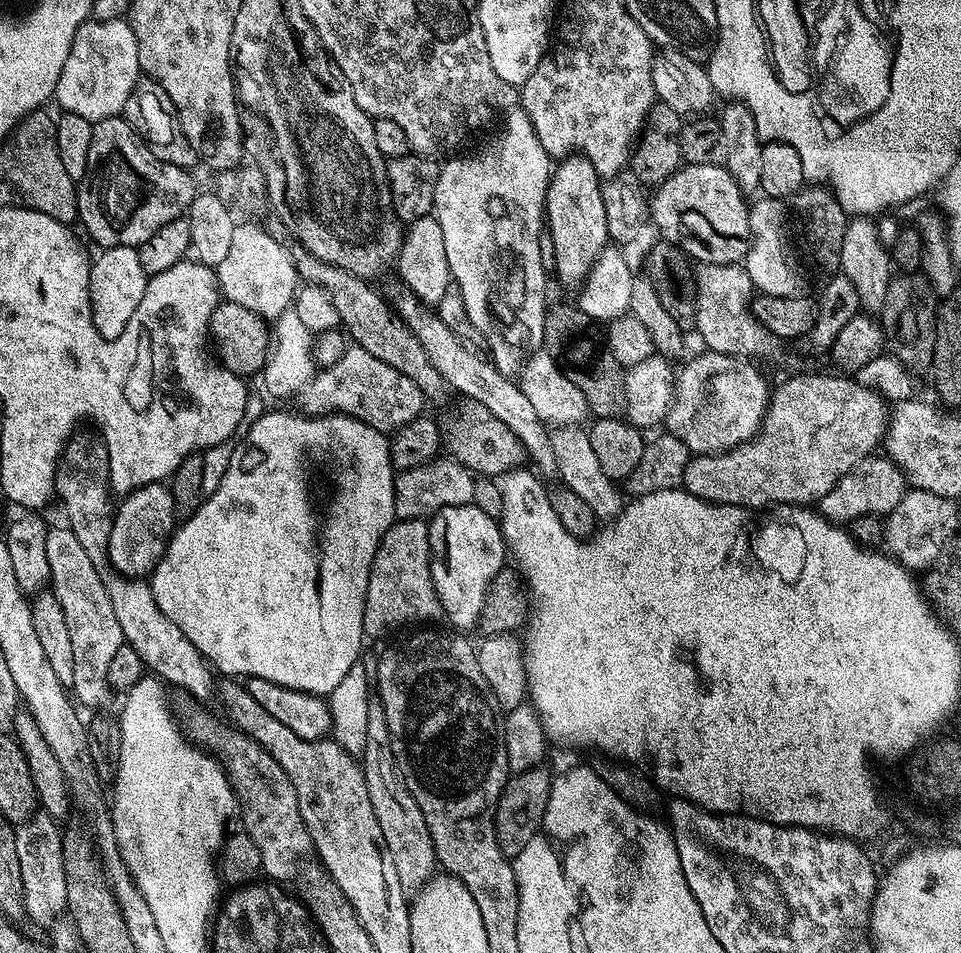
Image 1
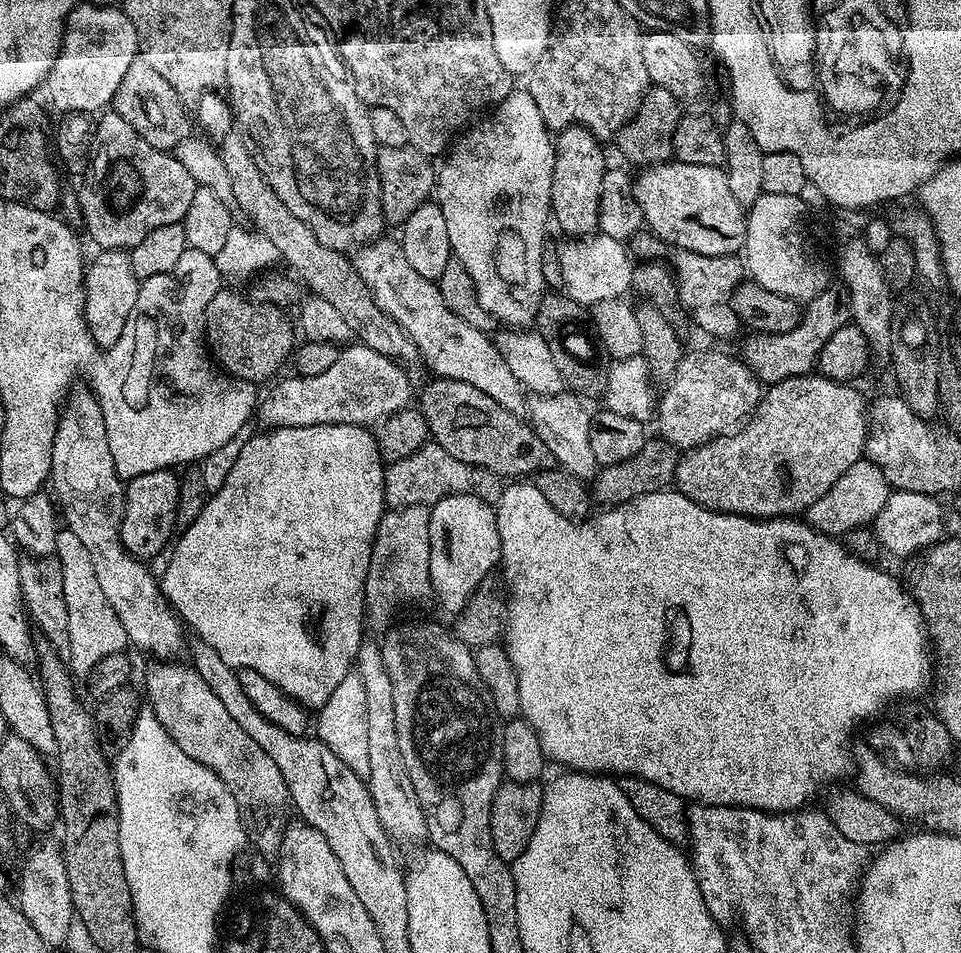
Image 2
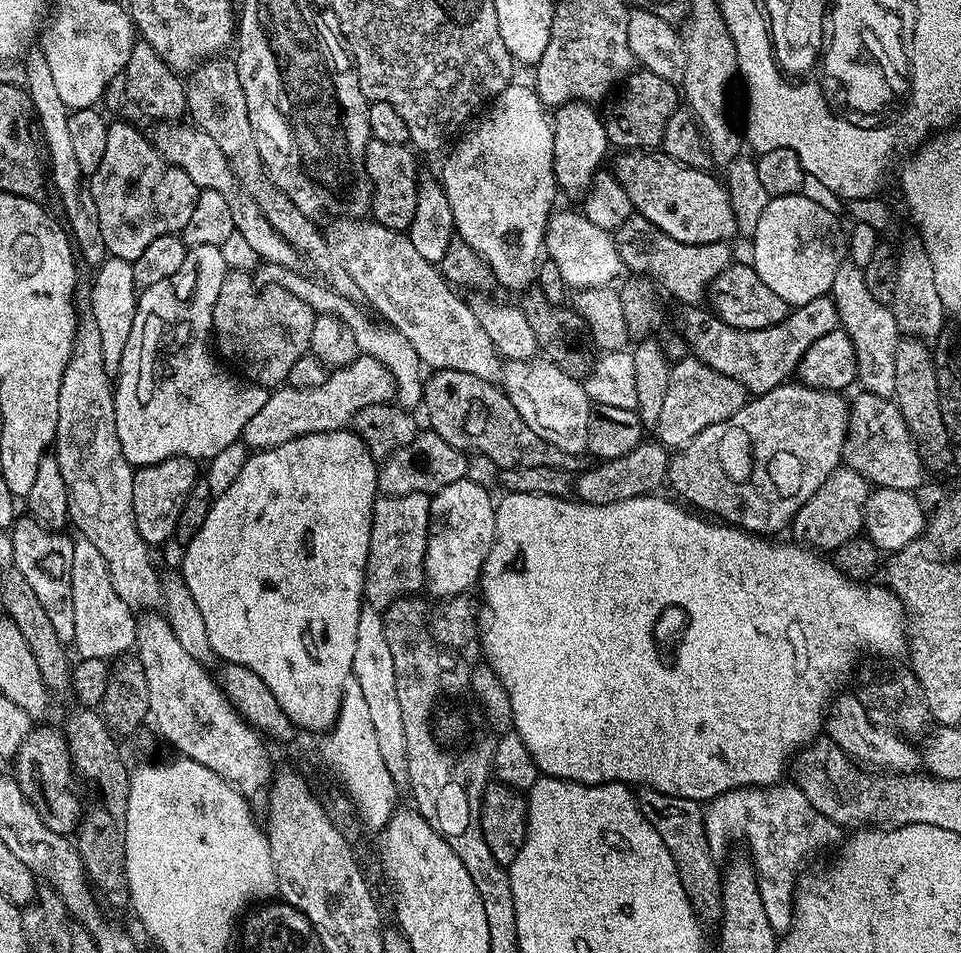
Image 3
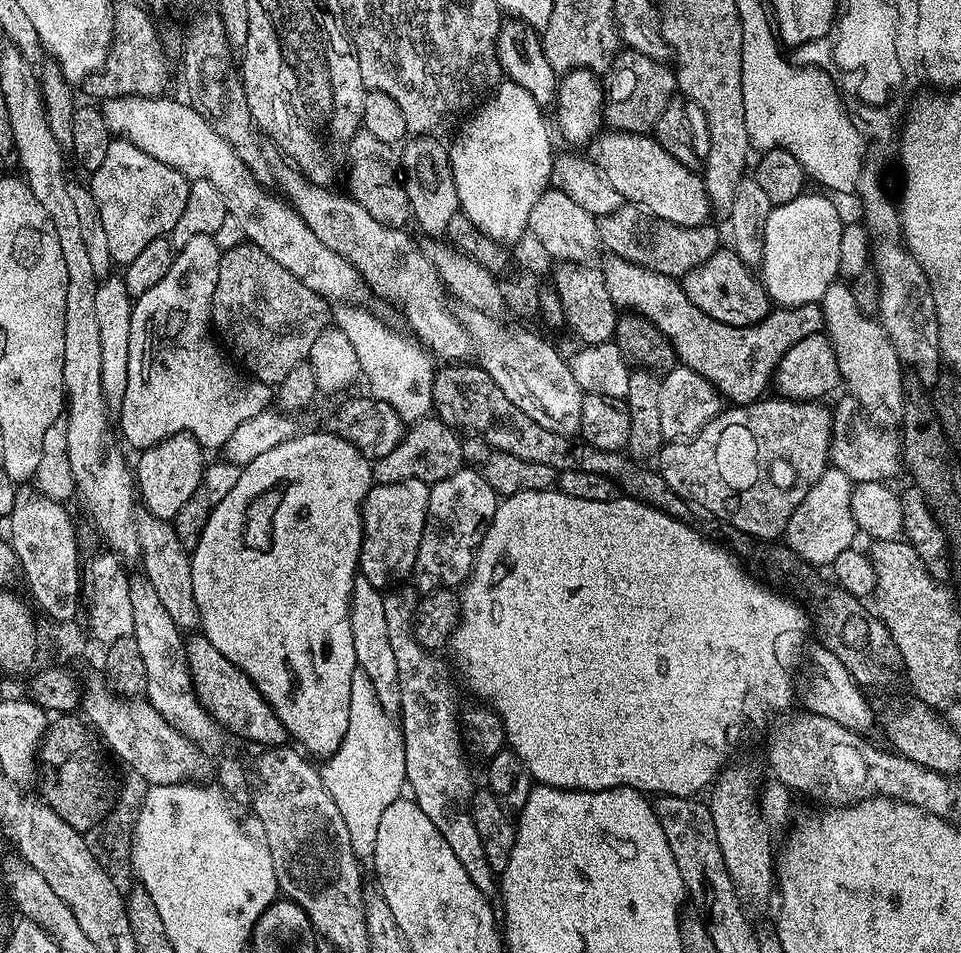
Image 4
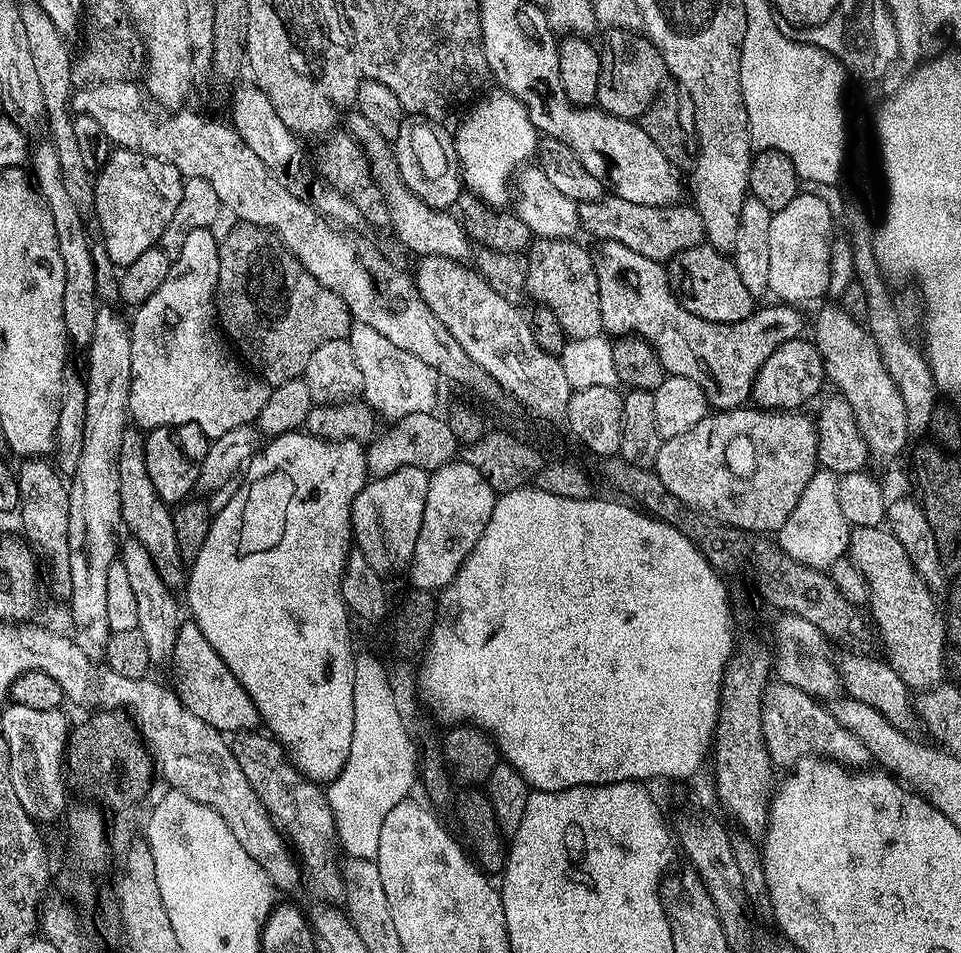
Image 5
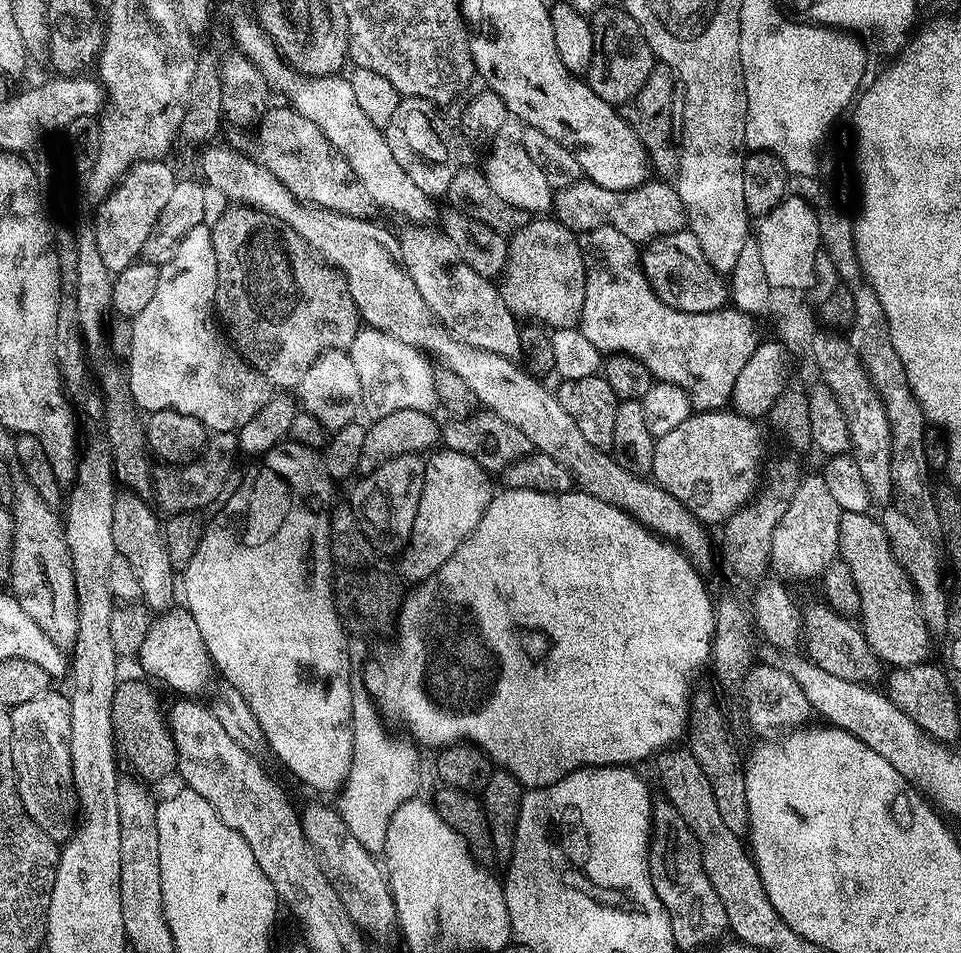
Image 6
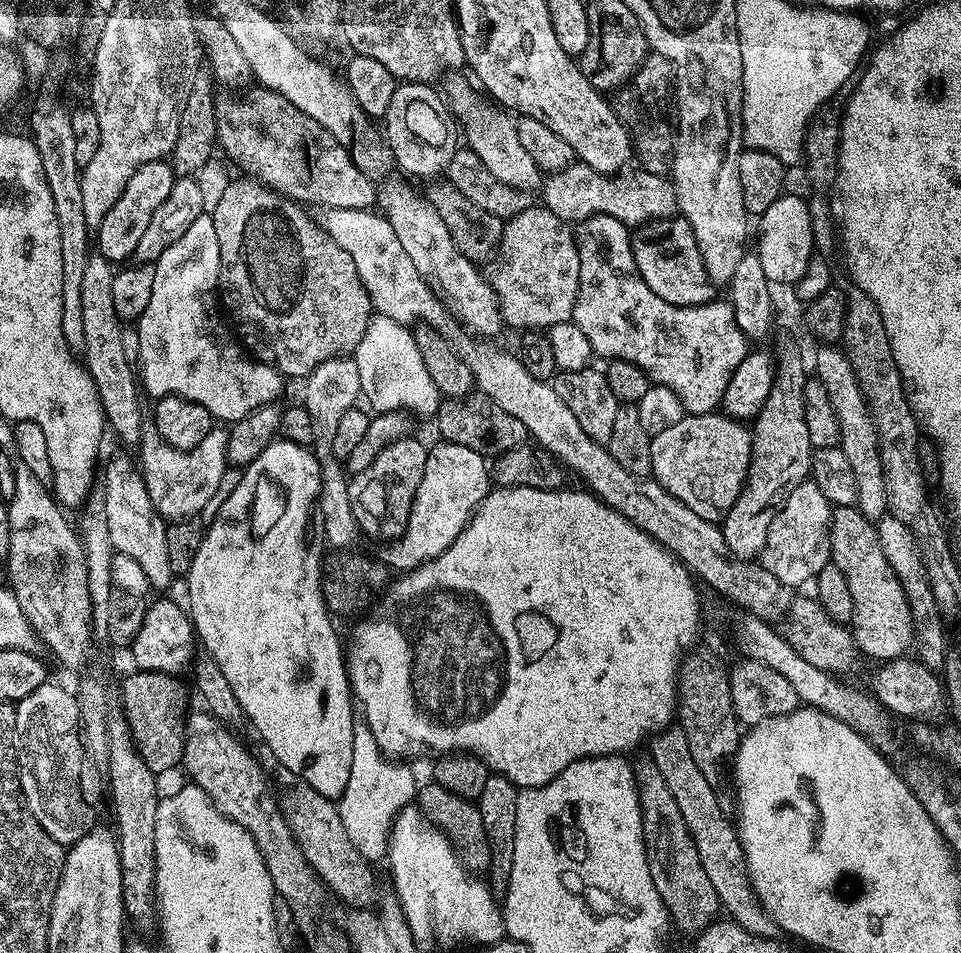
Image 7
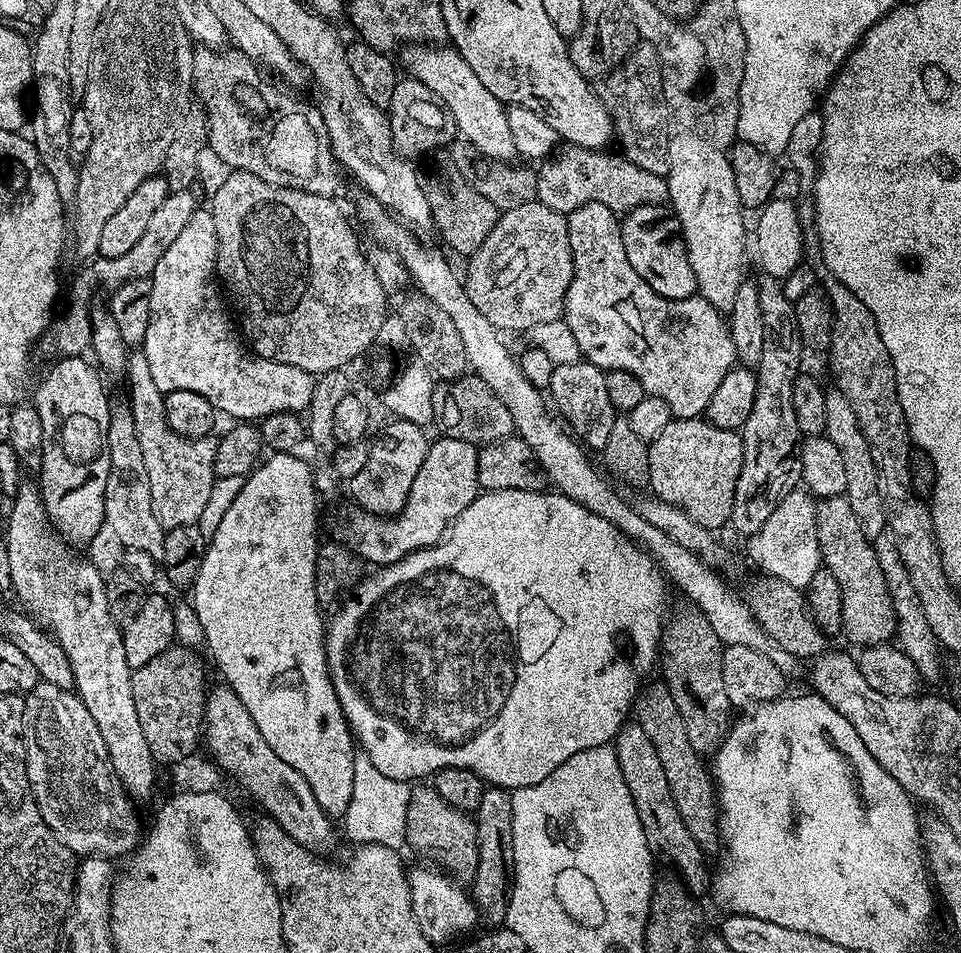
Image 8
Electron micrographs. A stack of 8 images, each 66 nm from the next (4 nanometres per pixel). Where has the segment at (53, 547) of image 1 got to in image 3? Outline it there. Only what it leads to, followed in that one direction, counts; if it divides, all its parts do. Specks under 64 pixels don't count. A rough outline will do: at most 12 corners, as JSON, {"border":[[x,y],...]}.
{"border":[[72,541],[74,638],[83,658],[111,661],[135,645],[137,617],[106,560]]}

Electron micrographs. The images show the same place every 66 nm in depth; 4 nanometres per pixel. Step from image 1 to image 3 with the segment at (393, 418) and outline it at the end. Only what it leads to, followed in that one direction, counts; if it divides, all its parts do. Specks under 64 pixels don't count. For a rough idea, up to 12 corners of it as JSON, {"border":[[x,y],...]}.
{"border":[[360,354],[322,386],[280,386],[246,422],[263,450],[339,432],[389,403],[387,366]]}

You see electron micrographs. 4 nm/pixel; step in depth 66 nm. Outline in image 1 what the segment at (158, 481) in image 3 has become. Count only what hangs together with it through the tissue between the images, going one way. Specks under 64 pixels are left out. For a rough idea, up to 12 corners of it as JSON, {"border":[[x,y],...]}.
{"border":[[167,483],[119,501],[108,539],[113,573],[144,578],[178,524]]}

